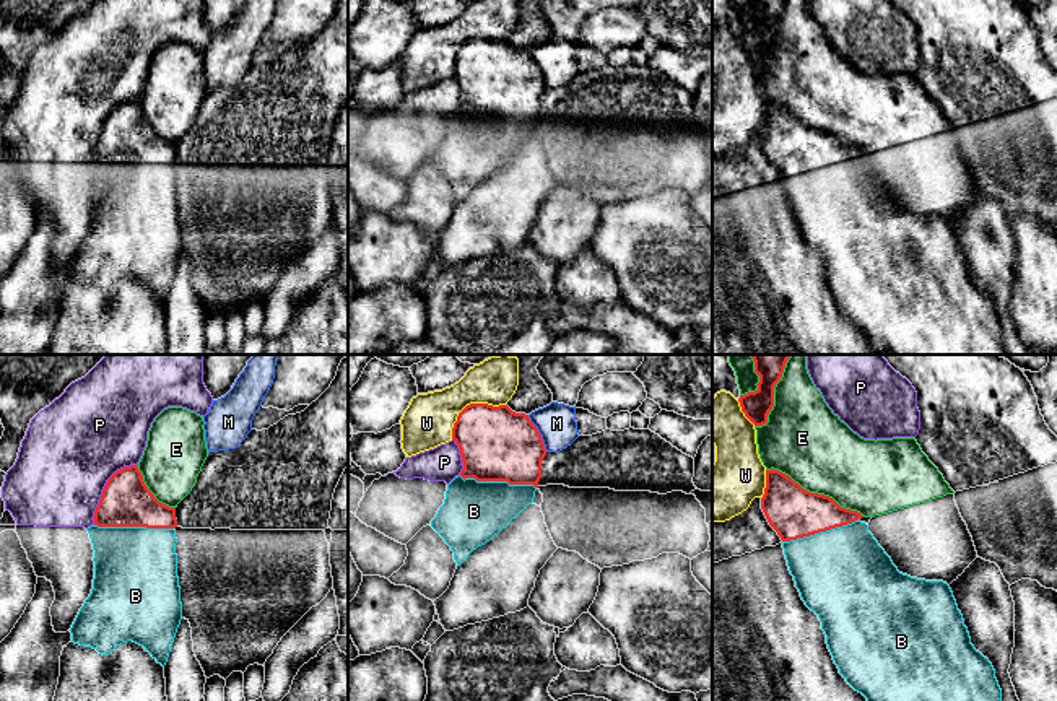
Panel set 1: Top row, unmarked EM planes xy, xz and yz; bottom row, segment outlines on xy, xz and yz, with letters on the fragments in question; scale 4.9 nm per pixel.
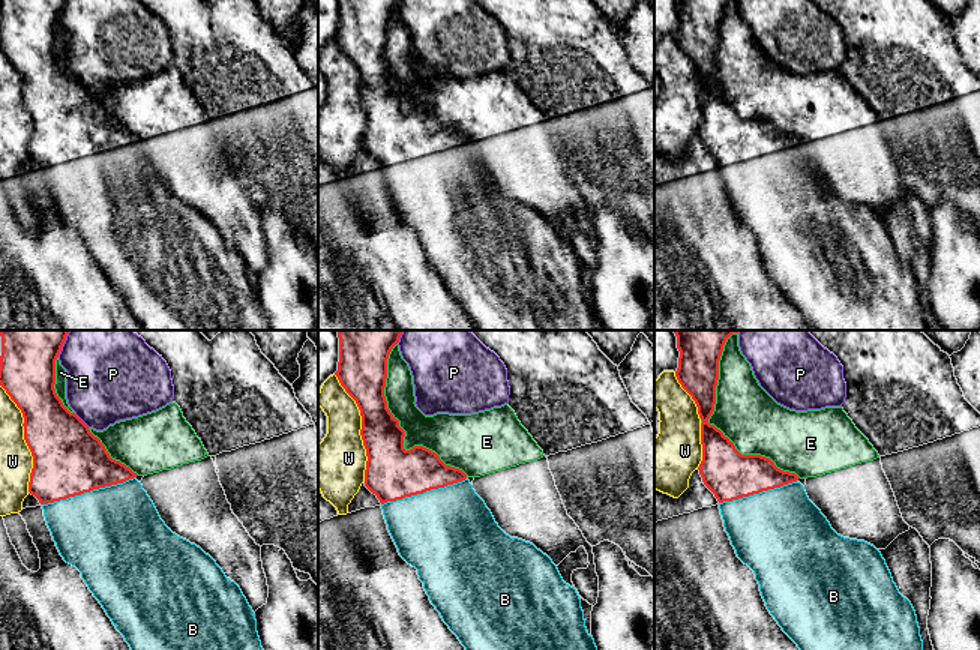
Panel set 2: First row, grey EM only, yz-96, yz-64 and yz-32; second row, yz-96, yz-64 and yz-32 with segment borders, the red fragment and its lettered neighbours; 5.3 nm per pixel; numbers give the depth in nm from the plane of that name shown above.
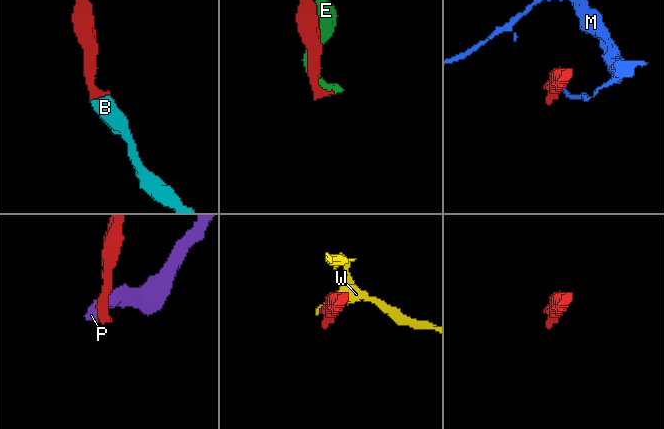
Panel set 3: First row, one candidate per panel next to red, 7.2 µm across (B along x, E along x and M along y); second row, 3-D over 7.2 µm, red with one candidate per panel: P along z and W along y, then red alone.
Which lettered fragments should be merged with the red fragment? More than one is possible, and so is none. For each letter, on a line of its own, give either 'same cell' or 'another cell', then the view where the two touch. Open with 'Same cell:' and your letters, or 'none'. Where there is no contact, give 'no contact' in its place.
Same cell: B
B: same cell; contact in xy
E: another cell; contact in yz
M: another cell; contact in xz
P: another cell; contact in xy
W: another cell; contact in xz

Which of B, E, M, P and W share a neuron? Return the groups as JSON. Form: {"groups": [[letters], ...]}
{"groups": [["B"], ["E"], ["M"], ["P"], ["W"]]}

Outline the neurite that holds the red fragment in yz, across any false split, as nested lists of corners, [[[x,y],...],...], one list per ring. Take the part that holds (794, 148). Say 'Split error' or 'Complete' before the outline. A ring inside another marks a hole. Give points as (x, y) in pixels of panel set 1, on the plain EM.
Split error. [[[766,106],[761,145],[782,176],[795,223],[815,247],[839,309],[862,329],[878,353],[888,355],[1007,355],[1002,325],[987,293],[971,280],[968,263],[950,221],[898,207],[891,194],[868,168],[857,146],[841,143],[833,133],[810,128],[779,106]]]

